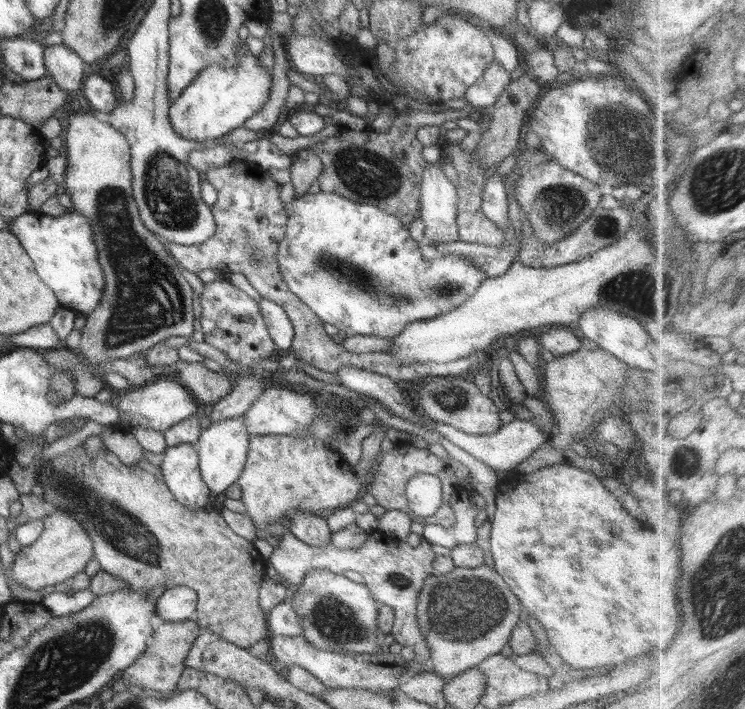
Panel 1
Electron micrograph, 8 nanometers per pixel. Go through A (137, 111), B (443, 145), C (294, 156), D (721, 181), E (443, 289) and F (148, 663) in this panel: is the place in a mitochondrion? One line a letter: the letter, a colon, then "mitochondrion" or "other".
A: other
B: other
C: other
D: mitochondrion
E: mitochondrion
F: other

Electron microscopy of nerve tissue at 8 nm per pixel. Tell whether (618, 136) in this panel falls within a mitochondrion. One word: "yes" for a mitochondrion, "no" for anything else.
yes

